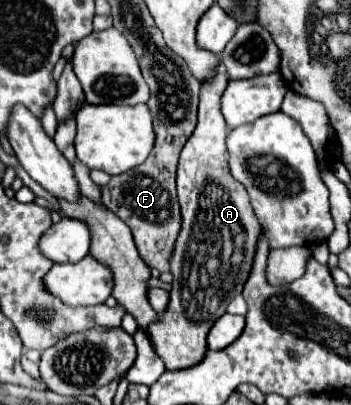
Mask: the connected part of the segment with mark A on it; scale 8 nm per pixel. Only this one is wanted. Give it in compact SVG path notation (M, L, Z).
M218 66L216 76L202 84L198 126L182 148L178 162L176 182L182 230L170 256L170 272L174 280L164 314L148 326L154 350L168 370L190 368L204 358L208 350L206 334L226 312L228 302L242 292L262 230L252 212L246 188L234 180L228 170L226 136L230 130L220 114L220 96L226 82L228 74Z

